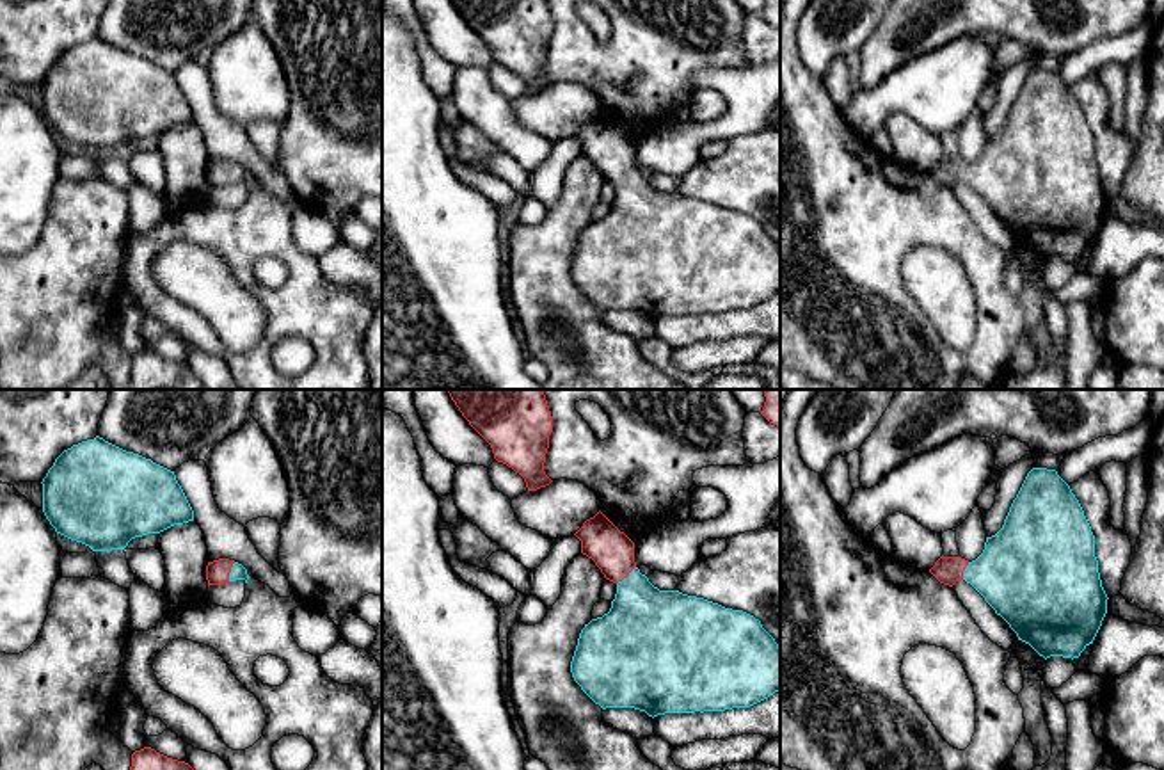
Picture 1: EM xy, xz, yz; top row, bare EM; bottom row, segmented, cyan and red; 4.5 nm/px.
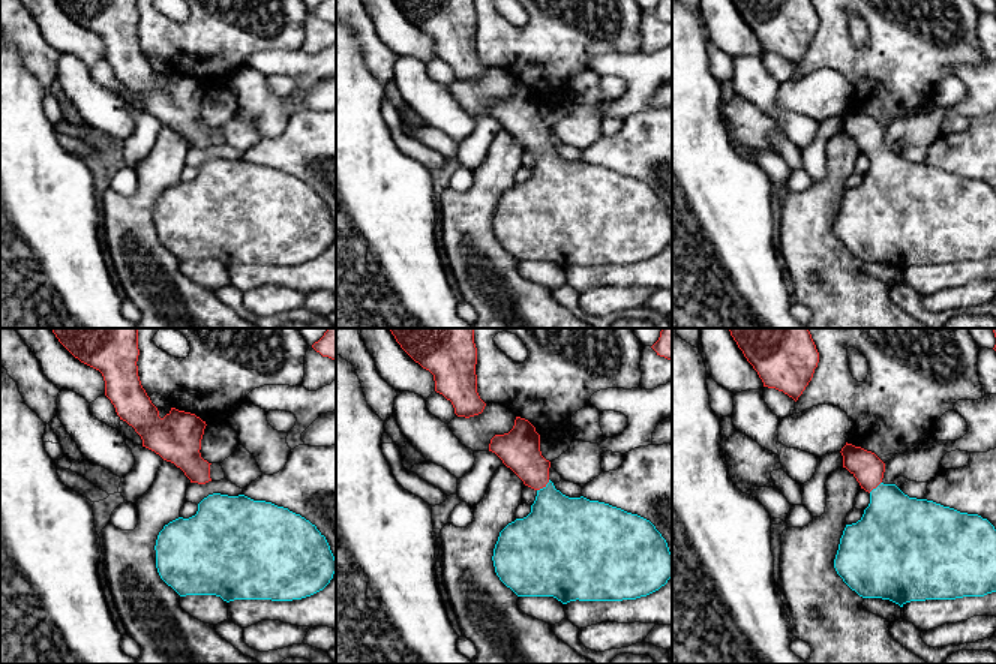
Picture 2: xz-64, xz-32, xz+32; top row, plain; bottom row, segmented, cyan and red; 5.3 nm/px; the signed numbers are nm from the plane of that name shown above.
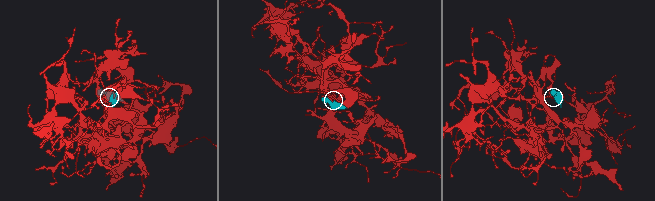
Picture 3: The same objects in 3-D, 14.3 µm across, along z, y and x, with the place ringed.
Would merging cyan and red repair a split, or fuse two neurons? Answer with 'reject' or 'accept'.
accept

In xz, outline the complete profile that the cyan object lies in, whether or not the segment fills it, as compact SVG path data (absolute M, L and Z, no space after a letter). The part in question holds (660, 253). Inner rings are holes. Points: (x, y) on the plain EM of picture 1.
M601 112L574 135L581 155L617 187L611 210L579 235L570 274L602 311L665 315L750 309L780 292L780 249L761 222L679 192L659 192L634 164L634 144Z

